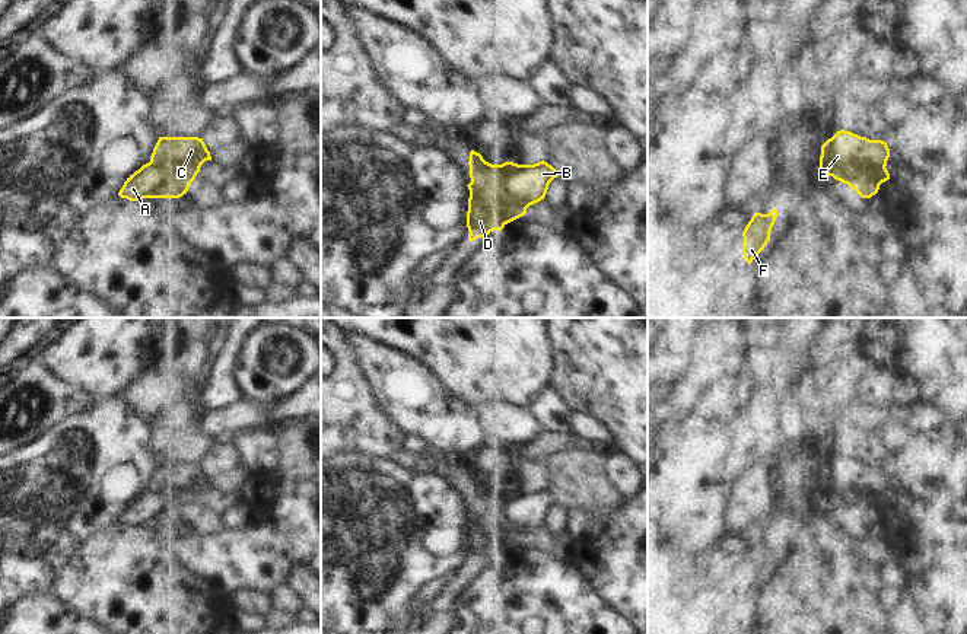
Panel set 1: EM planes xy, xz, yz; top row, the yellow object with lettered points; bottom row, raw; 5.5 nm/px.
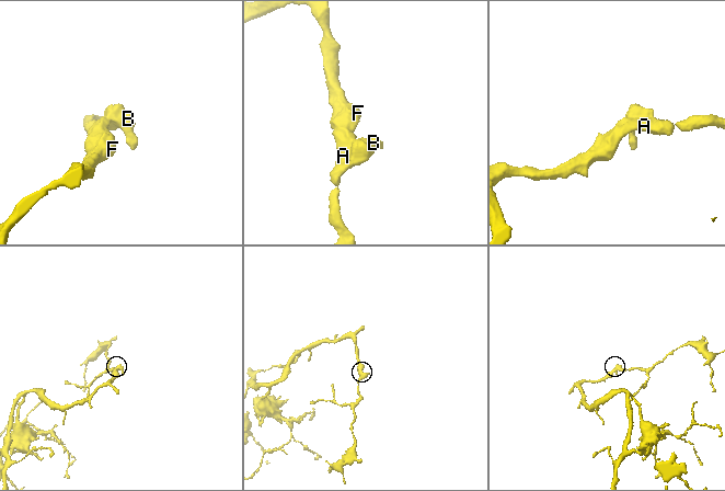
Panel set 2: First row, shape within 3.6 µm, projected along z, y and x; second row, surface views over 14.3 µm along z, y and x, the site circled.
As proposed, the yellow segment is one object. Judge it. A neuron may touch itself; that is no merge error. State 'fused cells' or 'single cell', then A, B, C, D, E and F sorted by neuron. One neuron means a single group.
fused cells; groups A D F / B C E

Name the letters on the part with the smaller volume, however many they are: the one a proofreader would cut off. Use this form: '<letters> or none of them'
B, C, E

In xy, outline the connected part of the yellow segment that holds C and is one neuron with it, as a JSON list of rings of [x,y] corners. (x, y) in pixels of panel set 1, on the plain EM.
[[[159,463],[150,488],[163,493],[178,493],[193,509],[201,491],[211,487],[203,465],[198,463]]]

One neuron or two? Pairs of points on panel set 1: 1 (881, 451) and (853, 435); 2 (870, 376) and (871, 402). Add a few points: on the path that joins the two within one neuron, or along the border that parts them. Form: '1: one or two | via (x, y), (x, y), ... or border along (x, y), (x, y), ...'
1: one | via (874, 449), (861, 439)
2: one | via (871, 382), (871, 397)

